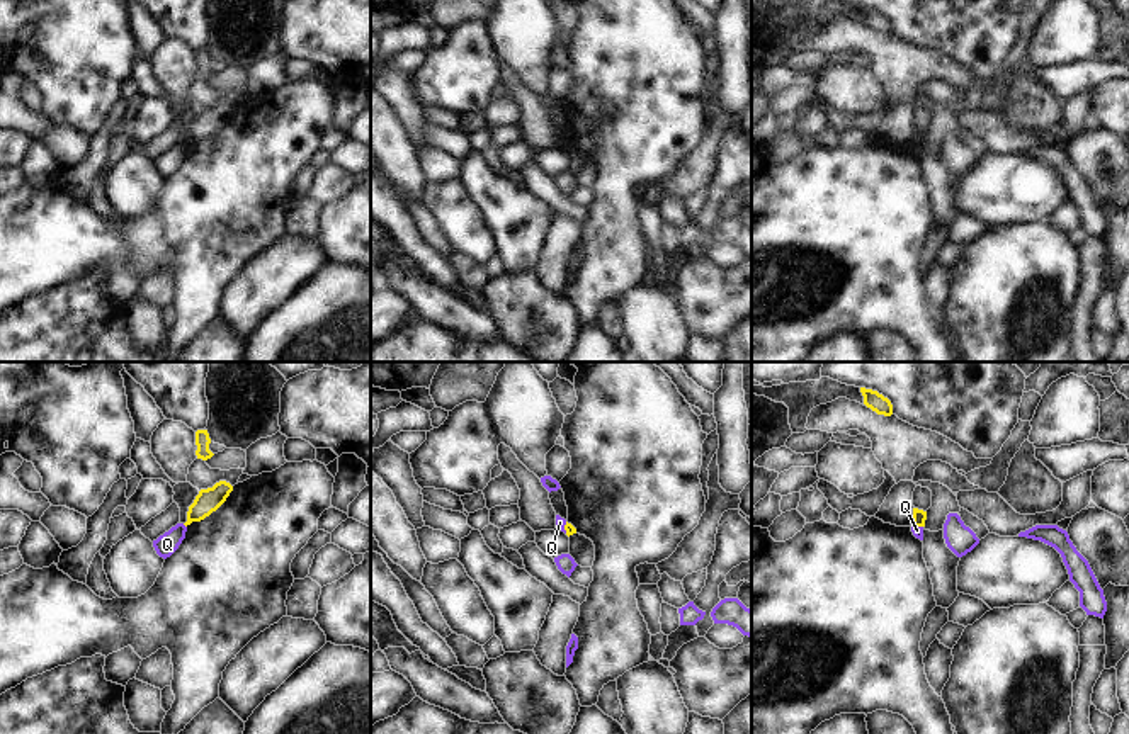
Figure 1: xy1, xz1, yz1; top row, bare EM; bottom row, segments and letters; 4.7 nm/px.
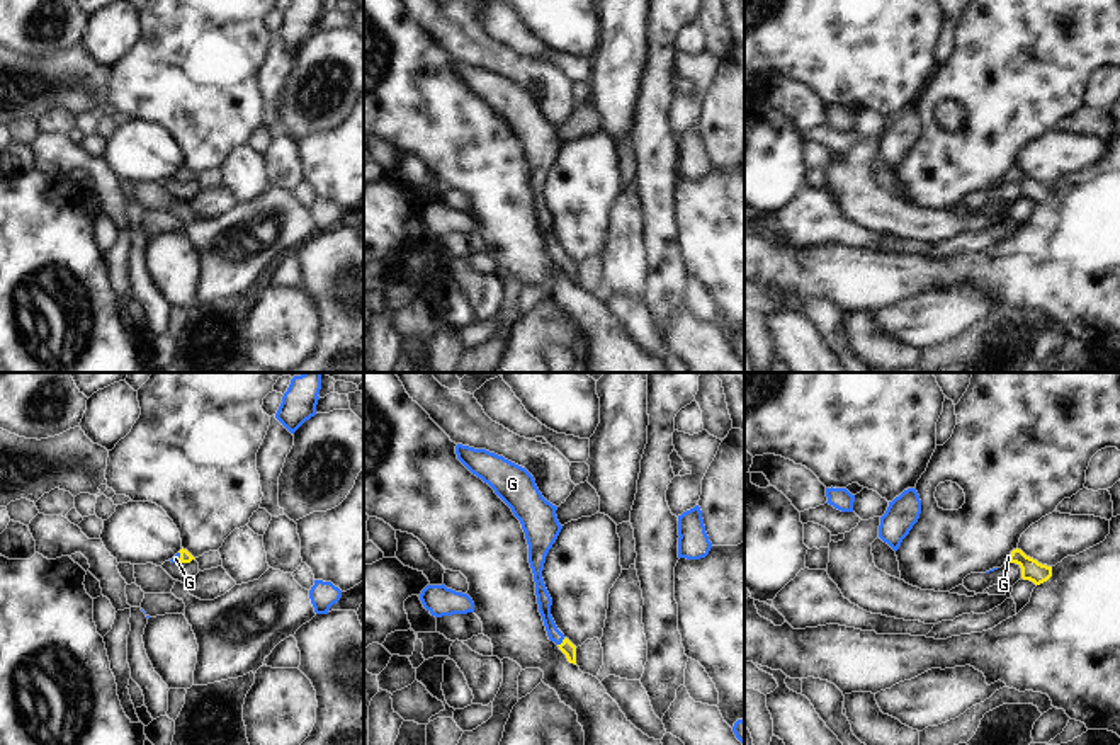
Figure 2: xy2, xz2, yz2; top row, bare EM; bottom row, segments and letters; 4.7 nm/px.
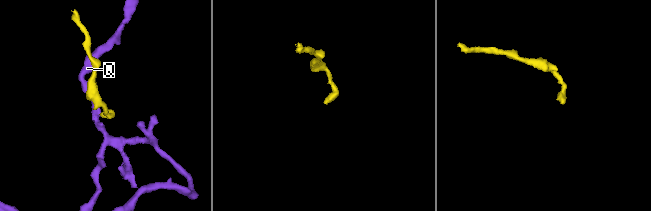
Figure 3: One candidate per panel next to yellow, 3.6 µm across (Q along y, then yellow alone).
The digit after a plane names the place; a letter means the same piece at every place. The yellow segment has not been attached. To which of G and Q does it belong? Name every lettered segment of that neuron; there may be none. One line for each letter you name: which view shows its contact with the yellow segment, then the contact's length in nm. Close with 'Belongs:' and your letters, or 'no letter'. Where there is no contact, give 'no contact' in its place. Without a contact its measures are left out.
G: contact in xz2; length 50 nm
Belongs: G

